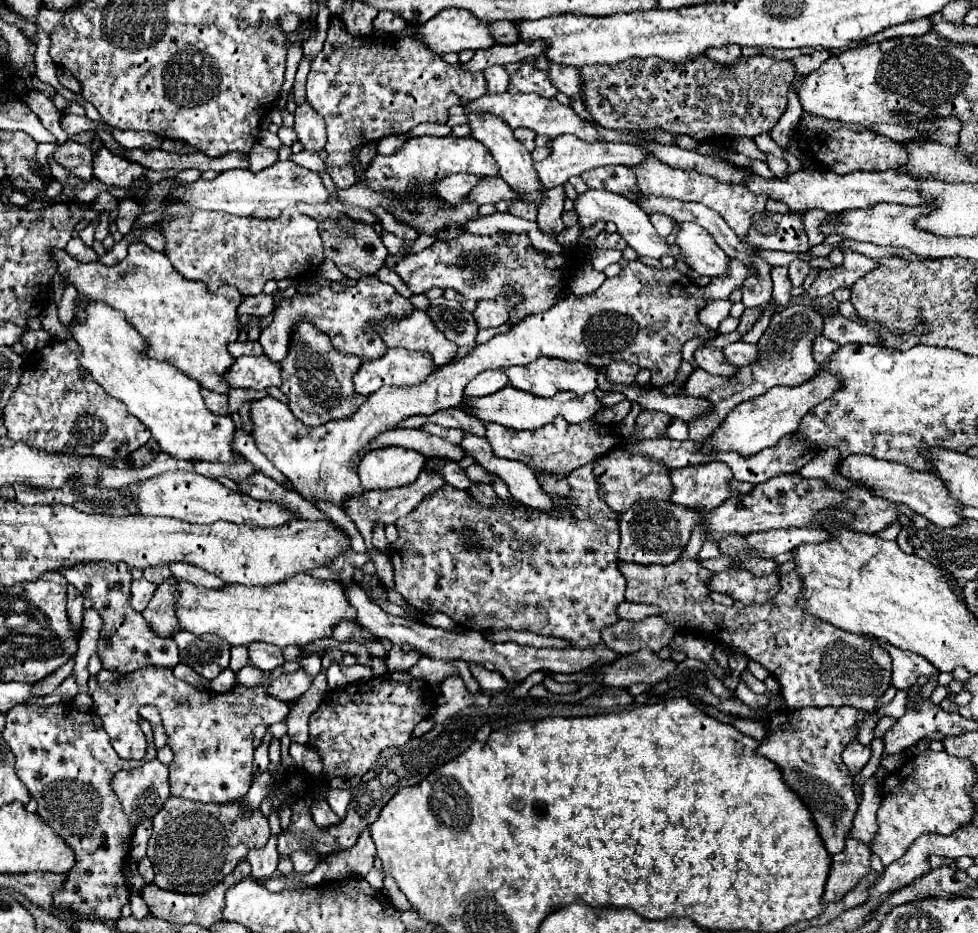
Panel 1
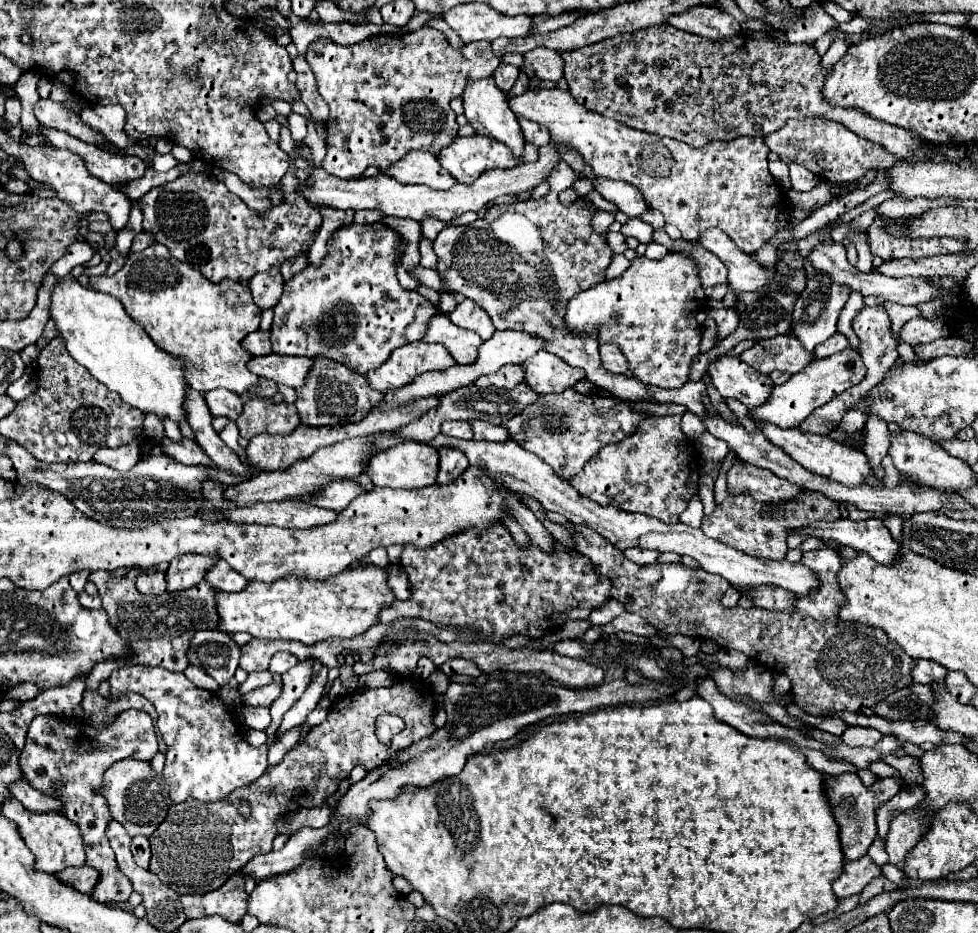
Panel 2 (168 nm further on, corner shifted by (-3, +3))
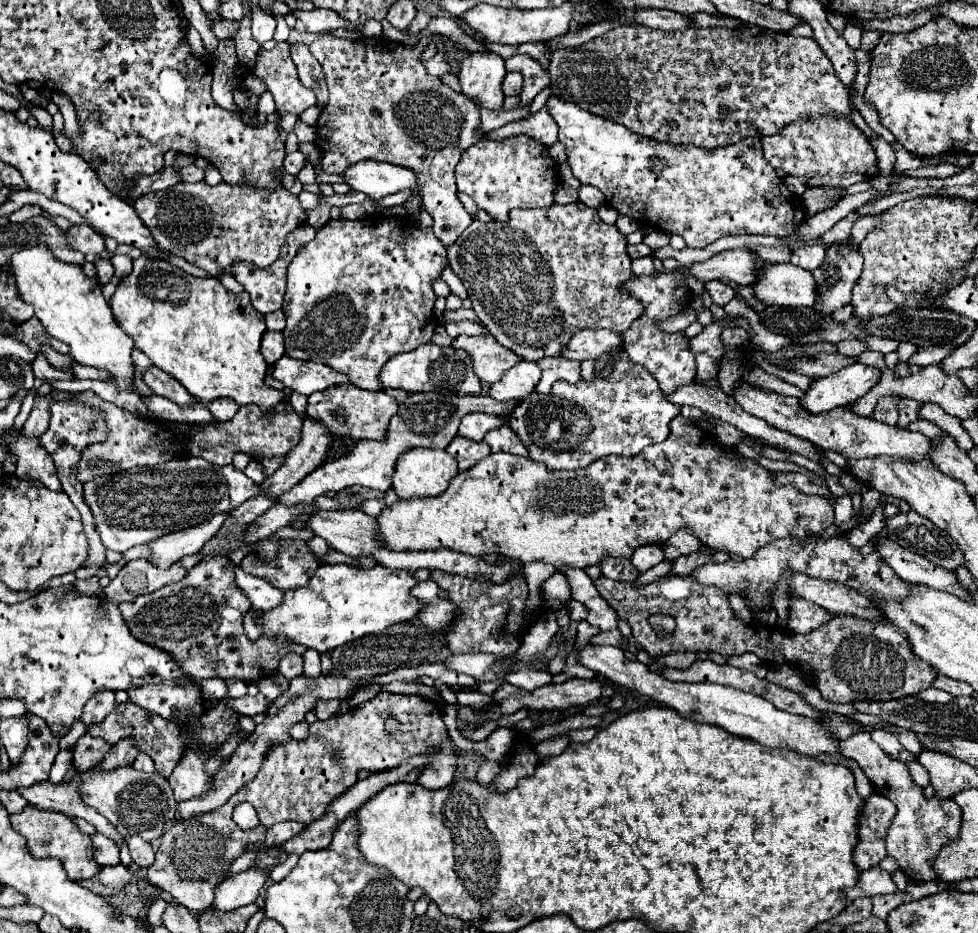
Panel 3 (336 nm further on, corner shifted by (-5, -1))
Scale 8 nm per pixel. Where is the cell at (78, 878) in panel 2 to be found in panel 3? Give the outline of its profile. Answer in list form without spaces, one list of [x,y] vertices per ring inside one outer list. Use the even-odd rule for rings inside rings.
[[[123,864],[103,866],[101,876],[91,880],[91,884],[99,886],[99,888],[89,888],[89,890],[93,890],[99,896],[115,896],[133,880],[135,880],[135,874],[127,866],[123,866]]]

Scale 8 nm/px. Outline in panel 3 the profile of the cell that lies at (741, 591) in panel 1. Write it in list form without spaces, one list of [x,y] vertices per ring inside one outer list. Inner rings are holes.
[[[791,600],[787,628],[793,634],[809,634],[815,628],[827,624],[831,618],[833,616],[825,608],[813,604],[813,602],[807,602],[807,600]]]

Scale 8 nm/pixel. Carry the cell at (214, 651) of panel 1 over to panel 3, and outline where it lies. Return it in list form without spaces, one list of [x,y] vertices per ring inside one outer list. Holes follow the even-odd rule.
[[[227,680],[227,688],[231,698],[241,698],[247,694],[247,684],[243,684],[241,680]]]

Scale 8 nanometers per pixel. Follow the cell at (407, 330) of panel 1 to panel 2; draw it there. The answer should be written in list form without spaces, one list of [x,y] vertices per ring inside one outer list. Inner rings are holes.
[[[445,314],[431,316],[427,332],[425,332],[425,336],[421,340],[423,342],[439,342],[439,344],[443,344],[449,350],[451,358],[455,362],[459,362],[459,364],[471,364],[475,360],[475,356],[477,356],[479,344],[483,344],[479,334],[455,326],[449,320],[449,316],[445,316]]]

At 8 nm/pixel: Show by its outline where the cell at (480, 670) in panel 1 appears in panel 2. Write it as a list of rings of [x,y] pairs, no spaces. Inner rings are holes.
[[[451,658],[451,660],[447,660],[441,666],[441,672],[445,672],[447,676],[453,676],[453,674],[461,676],[461,674],[465,674],[465,676],[471,676],[471,678],[479,678],[483,674],[477,664],[471,664],[471,660],[465,660],[465,658]]]

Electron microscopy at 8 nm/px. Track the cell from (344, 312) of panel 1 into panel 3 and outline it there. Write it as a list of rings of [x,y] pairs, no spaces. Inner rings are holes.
[[[383,214],[367,216],[363,220],[331,220],[329,224],[325,224],[317,232],[317,238],[313,242],[309,242],[307,246],[303,246],[297,252],[297,256],[291,260],[291,264],[287,268],[287,292],[285,292],[285,302],[283,302],[283,312],[285,312],[285,318],[287,318],[287,326],[283,330],[287,354],[291,358],[297,358],[297,360],[313,360],[313,362],[329,364],[337,372],[347,374],[357,388],[383,390],[383,384],[379,380],[379,372],[381,372],[383,364],[395,354],[411,352],[411,350],[419,348],[421,344],[431,342],[433,330],[437,326],[437,320],[435,320],[435,314],[433,314],[433,304],[435,304],[433,280],[441,278],[441,272],[447,264],[449,264],[449,258],[447,258],[445,246],[437,240],[437,236],[433,234],[431,228],[419,228],[419,224],[415,220],[409,220],[409,218],[391,220],[391,218],[383,218]]]

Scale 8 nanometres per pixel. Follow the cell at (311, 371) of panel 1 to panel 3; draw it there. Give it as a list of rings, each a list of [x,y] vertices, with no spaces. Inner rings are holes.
[[[343,384],[341,388],[329,388],[329,392],[315,392],[309,396],[307,416],[321,420],[331,428],[335,436],[349,436],[357,440],[385,440],[389,420],[397,414],[397,400],[381,392],[369,392],[353,384]]]

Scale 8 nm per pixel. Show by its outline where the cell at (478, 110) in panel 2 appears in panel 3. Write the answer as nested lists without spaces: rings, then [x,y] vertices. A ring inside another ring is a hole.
[[[473,52],[461,60],[459,82],[461,90],[469,98],[479,100],[479,108],[503,108],[501,82],[505,78],[503,58],[497,54]]]

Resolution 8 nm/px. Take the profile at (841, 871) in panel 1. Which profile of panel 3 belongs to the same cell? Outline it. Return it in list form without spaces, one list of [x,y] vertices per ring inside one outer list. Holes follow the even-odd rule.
[[[879,866],[861,872],[861,878],[859,878],[857,886],[845,890],[849,900],[863,898],[863,896],[853,896],[853,894],[875,894],[877,896],[877,894],[891,894],[891,892],[897,892],[897,886],[895,886],[891,874],[885,872]]]

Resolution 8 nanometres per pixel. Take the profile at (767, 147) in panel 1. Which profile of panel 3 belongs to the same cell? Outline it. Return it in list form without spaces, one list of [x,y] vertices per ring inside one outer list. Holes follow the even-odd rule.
[[[551,96],[547,100],[547,108],[549,108],[549,114],[555,118],[555,122],[559,124],[559,140],[565,144],[567,148],[567,162],[571,164],[571,170],[573,170],[573,176],[581,180],[581,184],[591,184],[591,186],[597,186],[605,198],[607,198],[607,204],[611,208],[615,208],[621,216],[629,216],[637,222],[645,222],[657,230],[663,230],[667,234],[677,234],[681,236],[689,248],[705,248],[709,246],[711,242],[723,238],[723,236],[741,236],[741,234],[763,234],[763,236],[789,236],[793,232],[797,232],[797,228],[801,226],[803,218],[805,218],[805,210],[801,214],[801,200],[795,198],[789,188],[785,186],[785,182],[775,174],[775,170],[765,162],[763,158],[763,148],[761,148],[761,140],[741,140],[737,144],[731,144],[731,146],[723,146],[723,148],[713,148],[713,150],[705,150],[705,148],[697,148],[697,146],[675,146],[675,144],[667,144],[667,142],[657,142],[657,140],[649,140],[649,138],[643,138],[643,136],[637,136],[633,132],[629,132],[623,124],[617,124],[617,122],[611,122],[611,120],[605,120],[601,116],[595,116],[583,108],[579,108],[577,104],[571,104],[571,102],[563,102],[555,96]]]

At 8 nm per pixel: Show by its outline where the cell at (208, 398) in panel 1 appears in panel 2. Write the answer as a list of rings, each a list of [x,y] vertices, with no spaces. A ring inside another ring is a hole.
[[[211,390],[205,394],[205,402],[213,416],[227,416],[235,420],[243,412],[243,398],[227,390]]]

